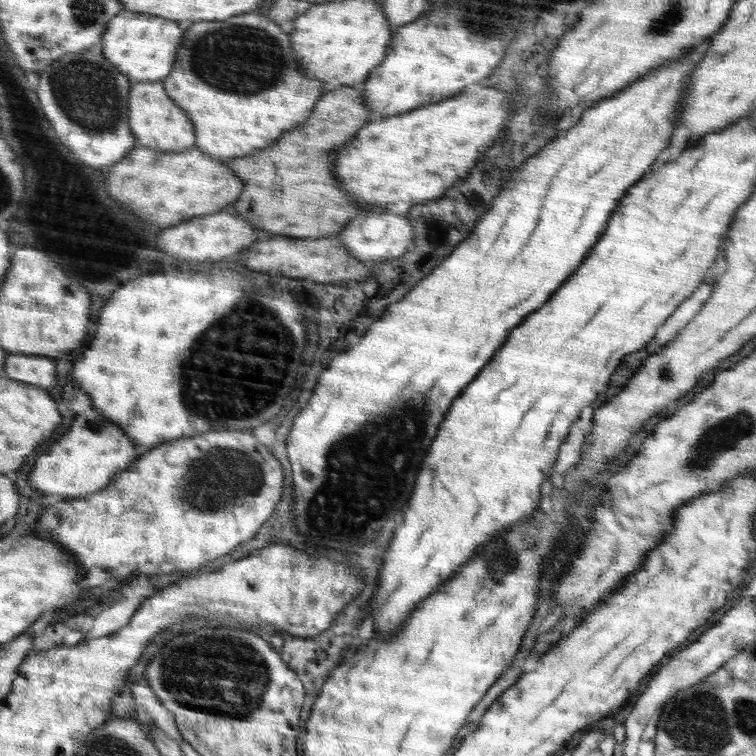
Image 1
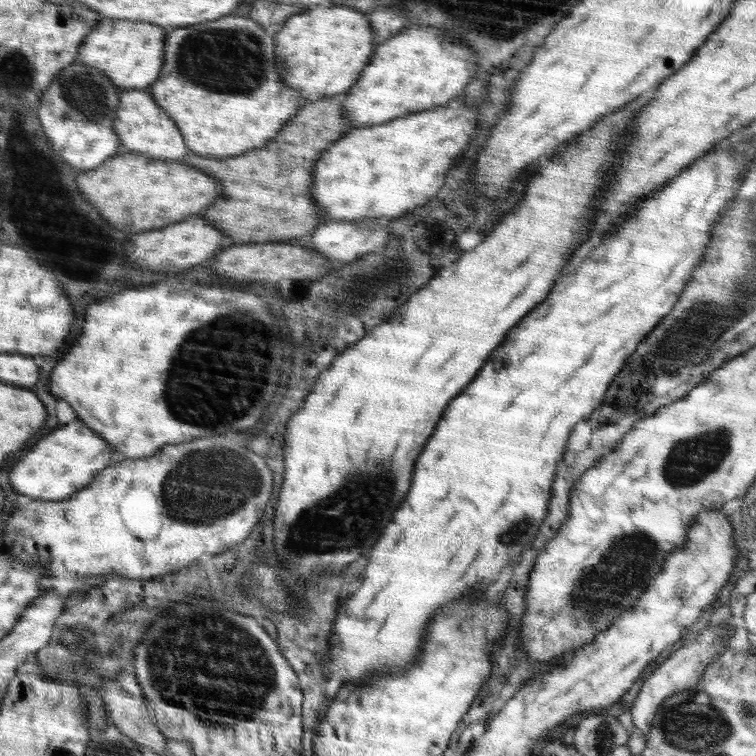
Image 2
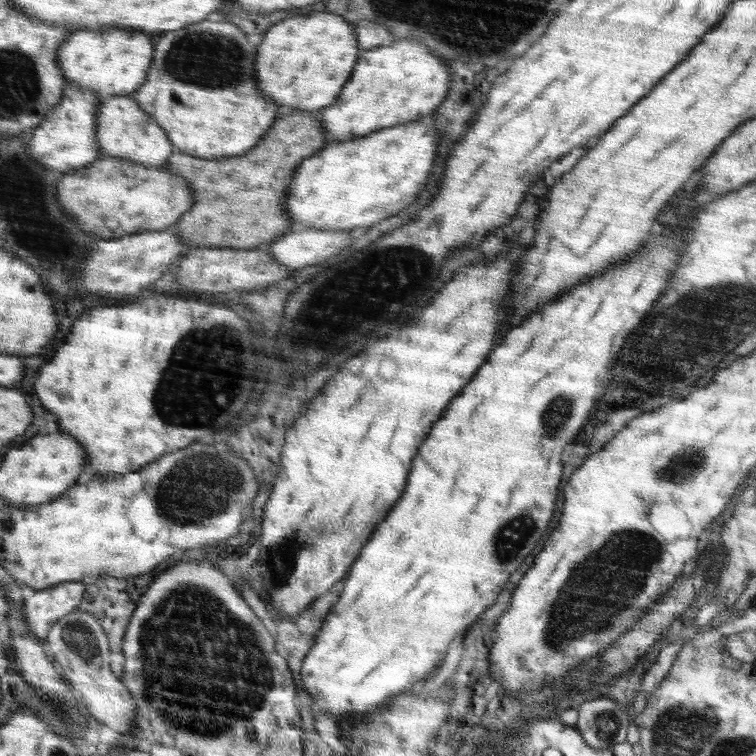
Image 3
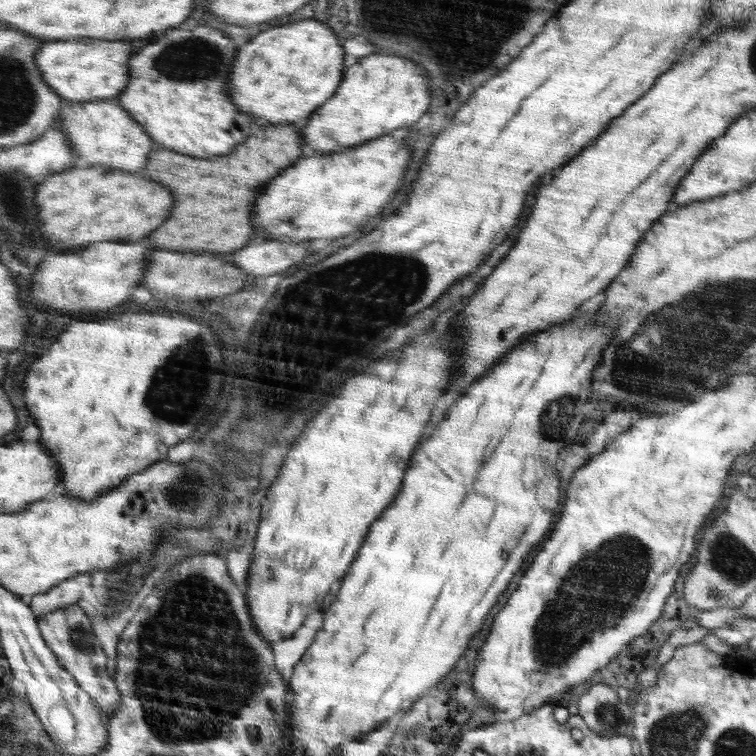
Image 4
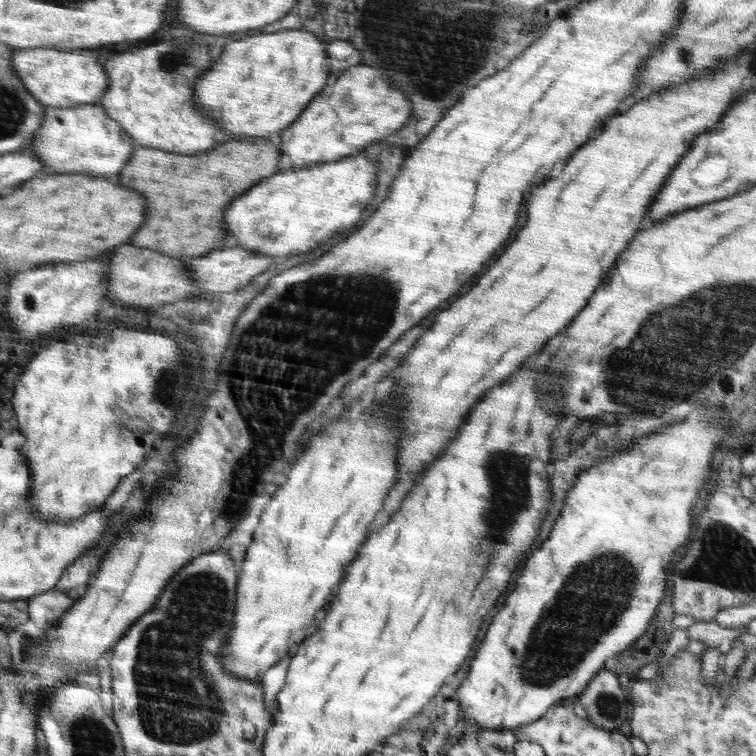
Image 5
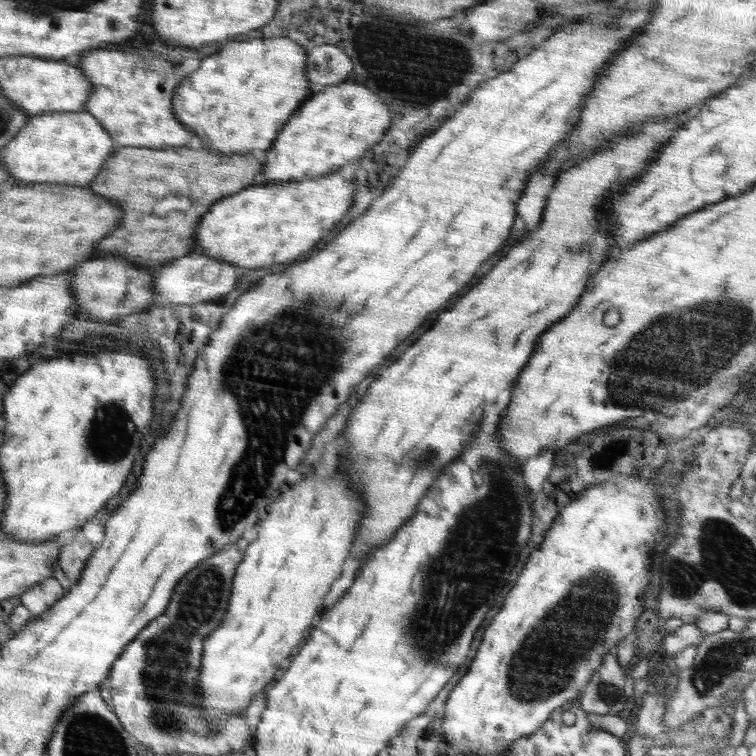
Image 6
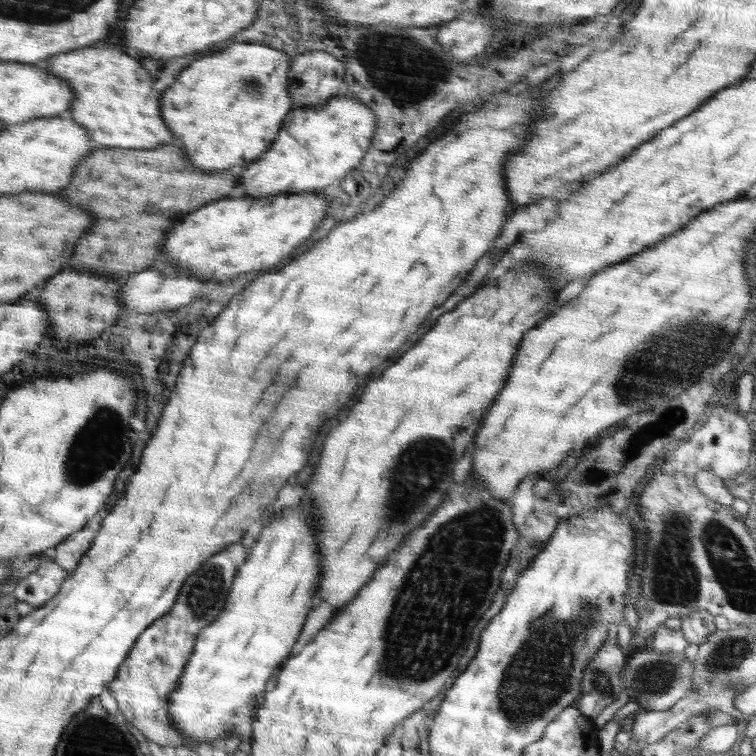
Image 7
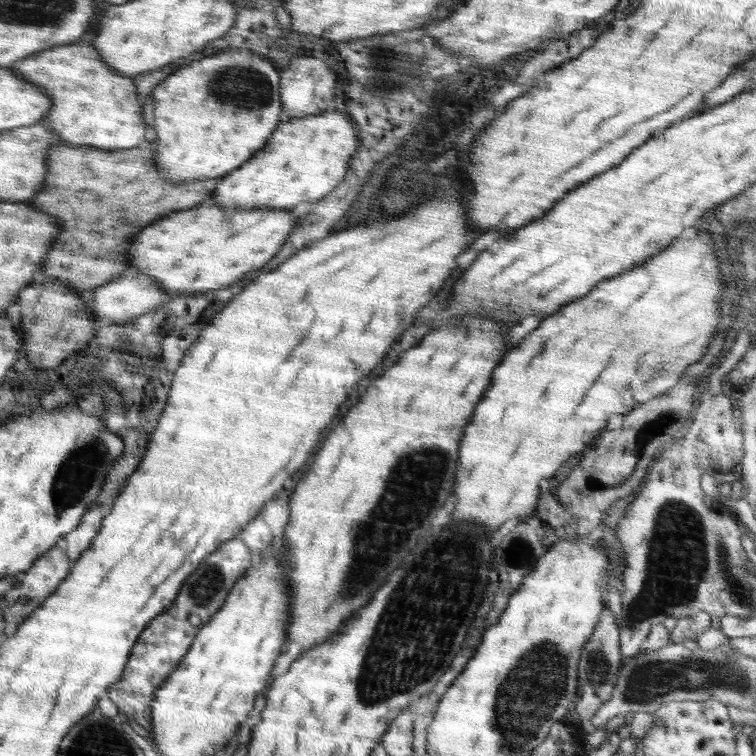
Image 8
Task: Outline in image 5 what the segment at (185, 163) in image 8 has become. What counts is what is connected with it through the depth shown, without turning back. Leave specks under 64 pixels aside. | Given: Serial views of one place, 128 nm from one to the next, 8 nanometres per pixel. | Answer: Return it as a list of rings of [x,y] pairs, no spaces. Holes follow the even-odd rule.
[[[304,28],[270,32],[250,36],[238,42],[232,42],[210,70],[198,78],[196,89],[197,108],[204,109],[204,116],[212,117],[216,124],[222,122],[222,128],[230,134],[228,138],[246,138],[246,136],[264,136],[265,139],[278,139],[281,131],[292,124],[306,110],[308,102],[316,98],[329,84],[330,65],[328,53],[322,38],[314,36]]]

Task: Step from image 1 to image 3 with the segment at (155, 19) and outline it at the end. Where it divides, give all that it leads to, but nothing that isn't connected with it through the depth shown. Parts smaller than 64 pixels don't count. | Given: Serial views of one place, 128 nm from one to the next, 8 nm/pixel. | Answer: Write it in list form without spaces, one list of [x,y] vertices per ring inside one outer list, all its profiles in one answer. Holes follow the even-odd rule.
[[[120,27],[80,29],[74,32],[58,50],[58,62],[65,74],[65,83],[76,83],[82,89],[92,89],[102,101],[114,95],[130,95],[146,80],[154,58],[153,34]]]

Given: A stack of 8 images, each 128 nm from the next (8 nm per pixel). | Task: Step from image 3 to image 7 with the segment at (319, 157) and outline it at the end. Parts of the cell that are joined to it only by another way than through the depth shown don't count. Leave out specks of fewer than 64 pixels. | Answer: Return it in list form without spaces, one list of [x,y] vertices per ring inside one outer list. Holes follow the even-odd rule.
[[[322,191],[305,192],[304,194],[282,194],[278,196],[269,196],[269,198],[226,197],[225,199],[201,206],[198,210],[194,210],[194,212],[186,214],[186,218],[182,218],[182,222],[180,222],[180,224],[176,224],[176,226],[174,226],[167,235],[164,244],[162,244],[162,256],[172,257],[172,259],[176,261],[176,265],[180,265],[180,267],[188,269],[188,271],[190,271],[190,275],[194,275],[194,277],[198,277],[198,279],[202,279],[204,282],[227,282],[242,273],[259,270],[264,271],[264,268],[272,268],[272,266],[274,266],[274,264],[278,264],[278,262],[282,262],[283,264],[289,260],[290,254],[295,252],[300,244],[308,240],[312,236],[312,233],[320,226],[320,222],[322,222],[324,216],[326,216],[326,210],[328,210],[329,204],[330,200],[326,200],[326,198],[324,198],[324,192]]]

